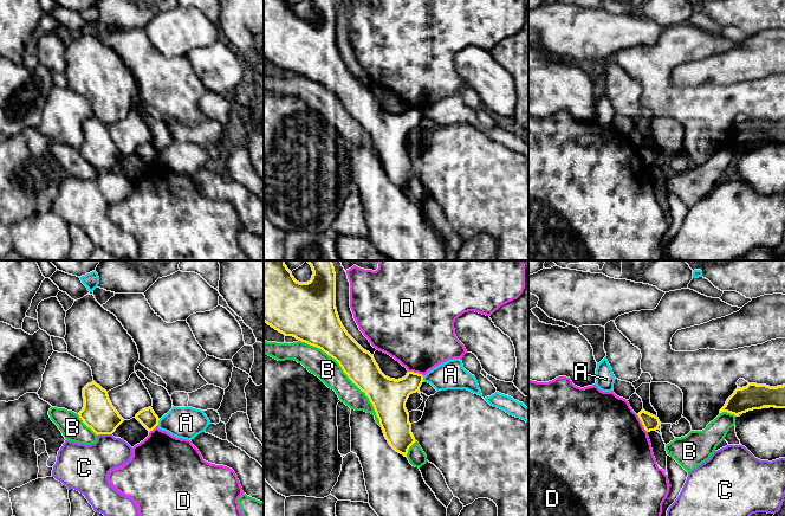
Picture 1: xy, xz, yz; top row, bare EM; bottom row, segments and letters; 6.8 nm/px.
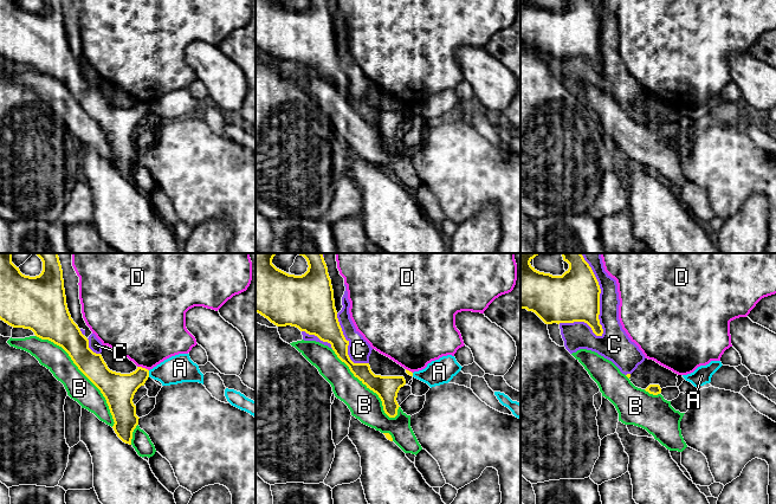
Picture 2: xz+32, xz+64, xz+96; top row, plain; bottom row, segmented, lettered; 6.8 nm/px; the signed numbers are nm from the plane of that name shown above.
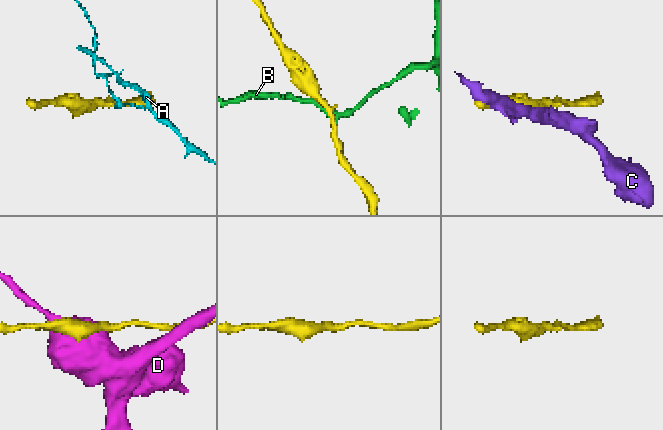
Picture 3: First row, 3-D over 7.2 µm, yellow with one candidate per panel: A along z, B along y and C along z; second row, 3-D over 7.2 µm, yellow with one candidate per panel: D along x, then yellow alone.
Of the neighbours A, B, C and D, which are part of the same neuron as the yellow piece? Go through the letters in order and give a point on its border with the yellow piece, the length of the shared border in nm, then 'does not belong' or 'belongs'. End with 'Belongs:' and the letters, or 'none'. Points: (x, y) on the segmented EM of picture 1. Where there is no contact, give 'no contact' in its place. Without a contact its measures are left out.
A: xy (157, 423) | 50 nm | does not belong
B: xz (346, 374) | 800 nm | does not belong
C: xy (104, 433) | 100 nm | does not belong
D: yz (642, 424) | 150 nm | does not belong
Belongs: none

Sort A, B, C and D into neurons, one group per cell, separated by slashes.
A / B / C / D

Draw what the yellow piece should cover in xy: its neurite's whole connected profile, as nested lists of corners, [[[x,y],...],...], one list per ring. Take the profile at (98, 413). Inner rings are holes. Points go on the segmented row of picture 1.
[[[96,382],[83,388],[83,398],[84,407],[78,415],[97,436],[112,434],[124,421],[112,406],[108,392]]]

